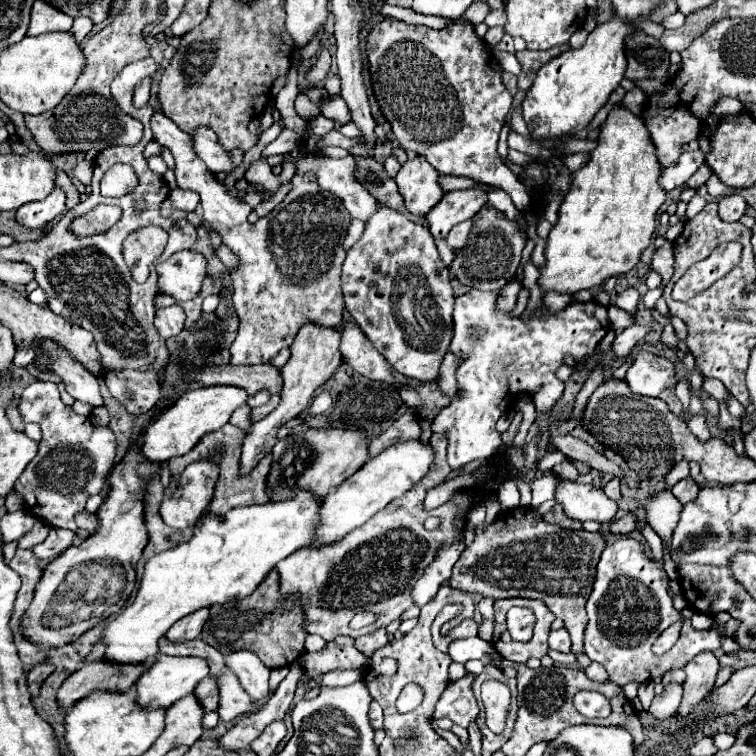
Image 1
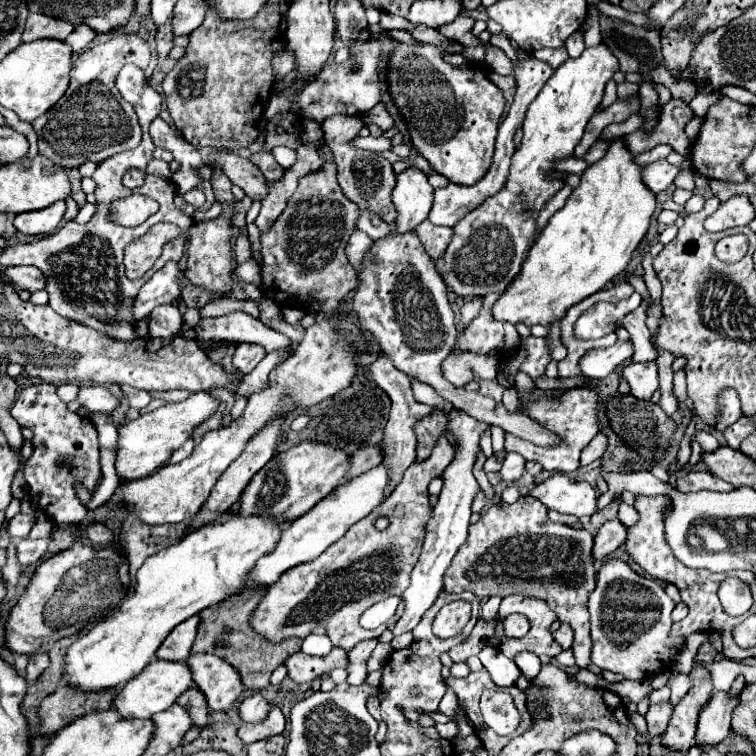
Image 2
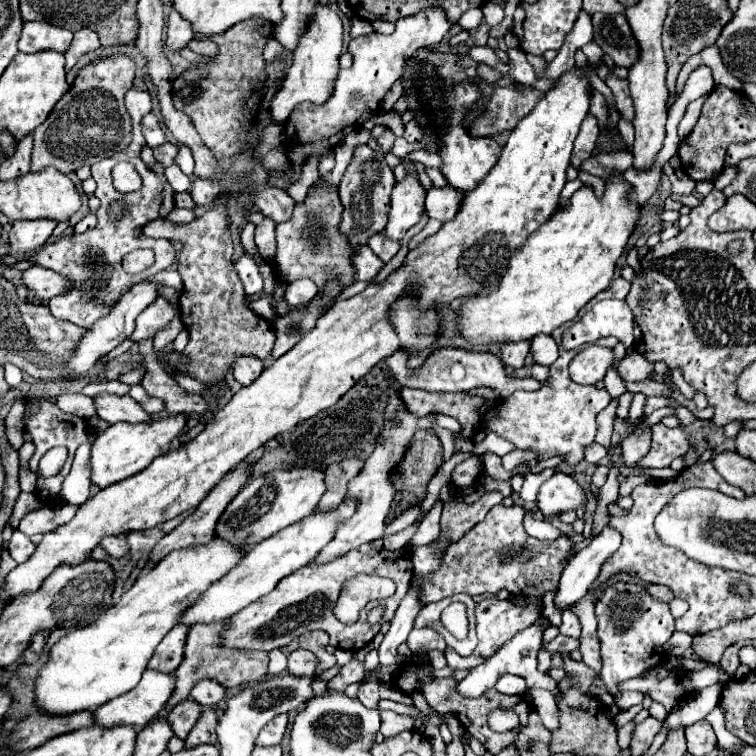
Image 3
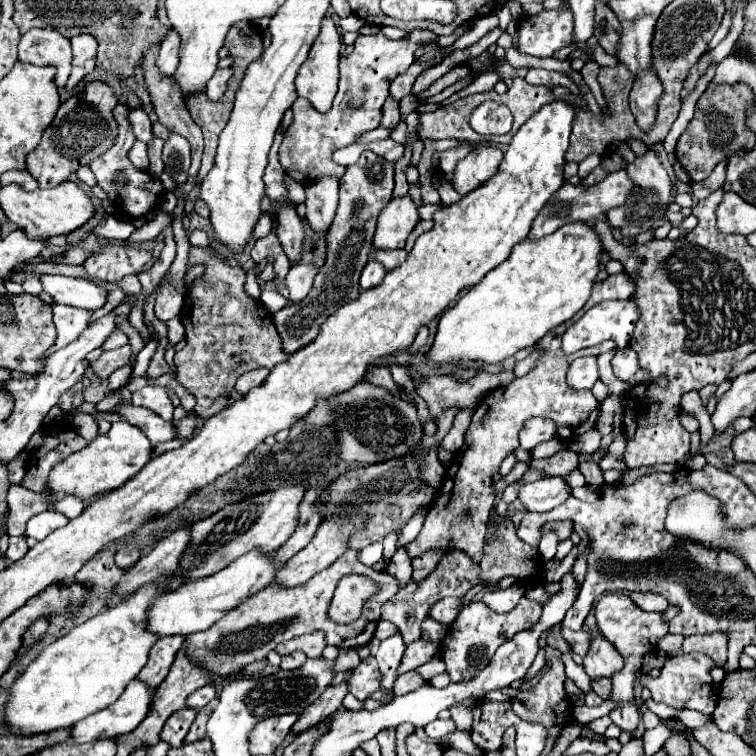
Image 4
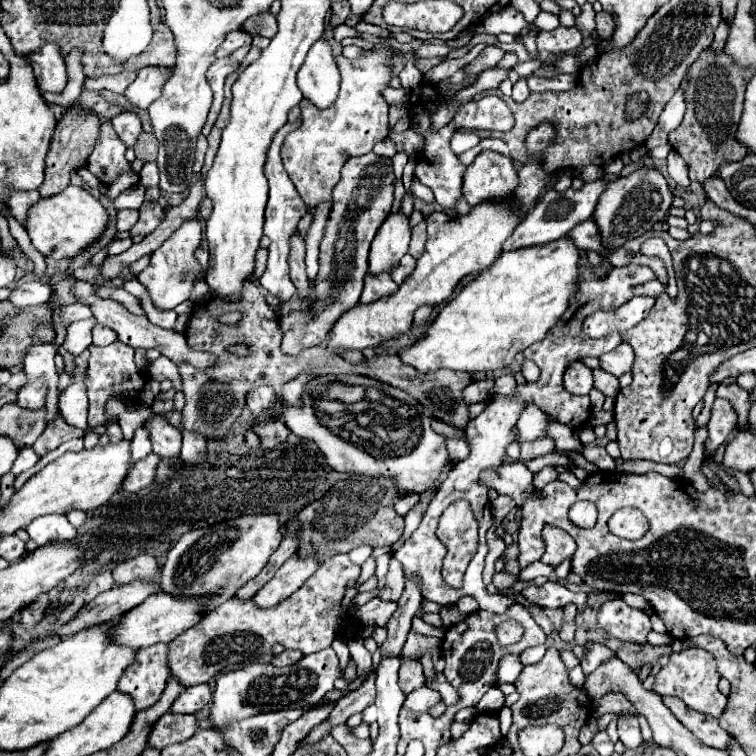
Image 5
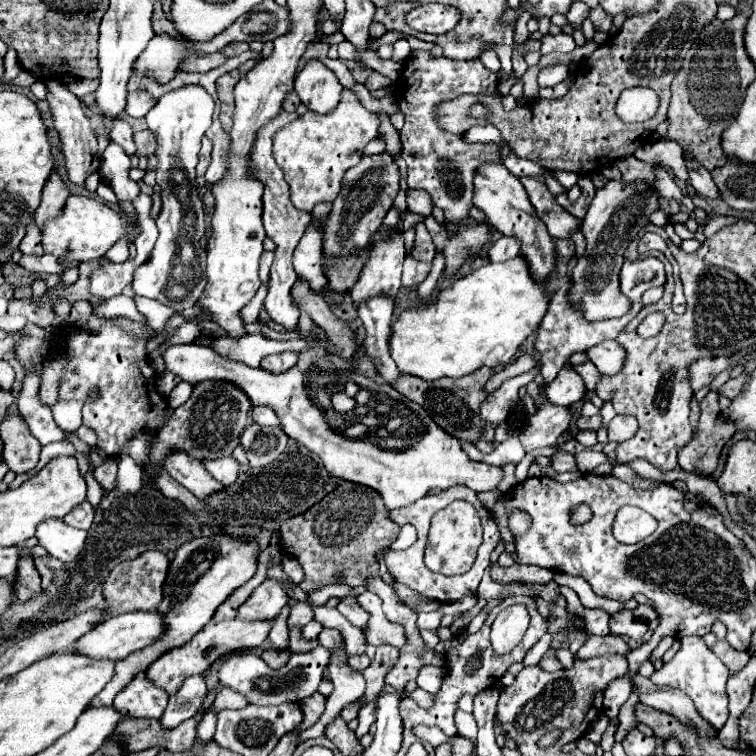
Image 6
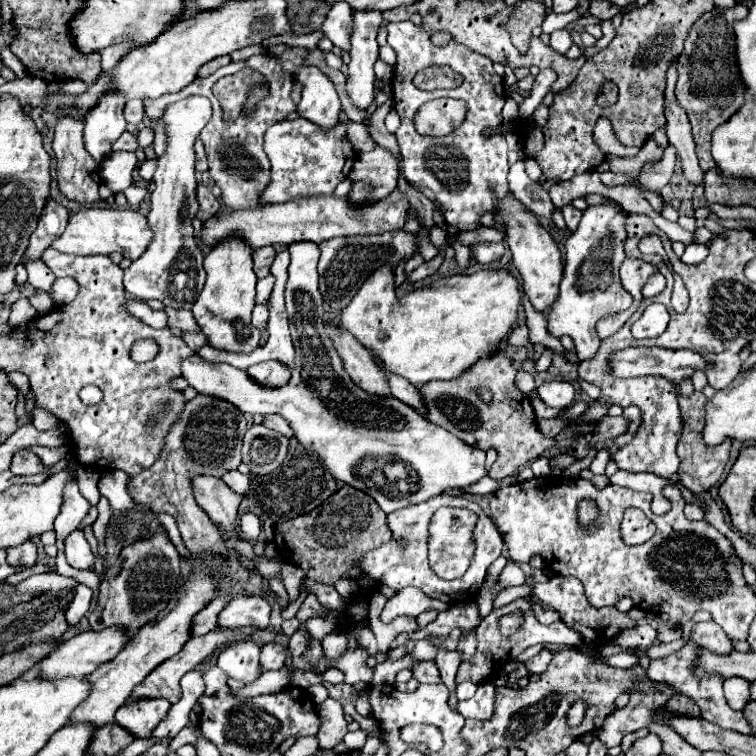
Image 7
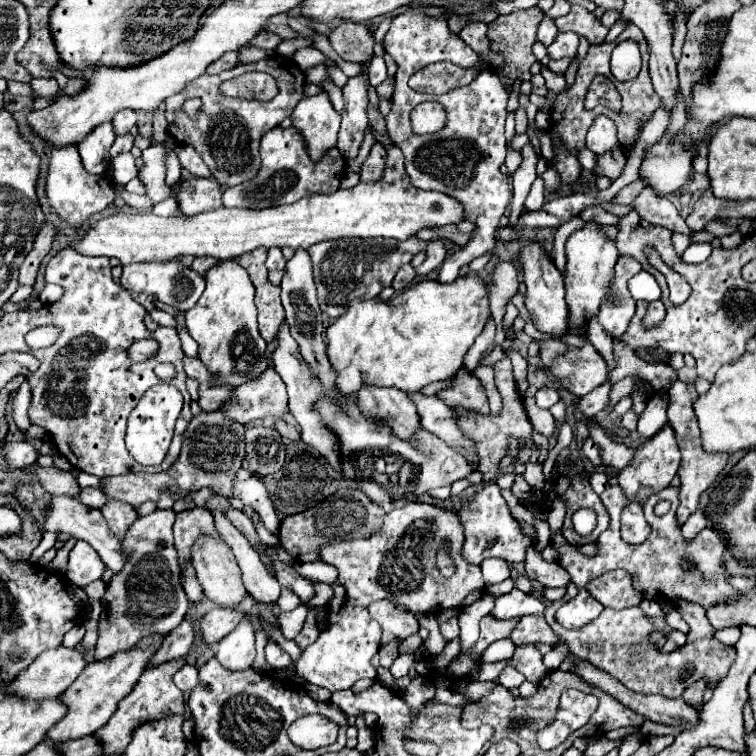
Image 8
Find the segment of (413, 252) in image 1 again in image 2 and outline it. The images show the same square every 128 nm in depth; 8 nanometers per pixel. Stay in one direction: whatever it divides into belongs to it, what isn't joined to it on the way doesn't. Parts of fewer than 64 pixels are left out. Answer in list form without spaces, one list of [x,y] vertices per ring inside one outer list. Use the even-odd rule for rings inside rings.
[[[392,232],[384,240],[374,242],[364,260],[364,270],[358,274],[358,288],[352,312],[356,314],[360,326],[374,336],[380,350],[392,358],[398,370],[402,370],[410,378],[418,378],[420,382],[430,384],[460,412],[490,426],[500,426],[504,432],[520,436],[532,444],[556,444],[556,436],[552,436],[552,432],[548,432],[546,428],[540,428],[540,424],[536,424],[528,416],[520,412],[508,412],[500,402],[492,400],[490,396],[456,388],[448,384],[448,380],[444,380],[440,364],[454,348],[458,338],[454,326],[454,312],[448,302],[446,284],[440,280],[440,274],[432,266],[430,256],[424,252],[414,232]]]

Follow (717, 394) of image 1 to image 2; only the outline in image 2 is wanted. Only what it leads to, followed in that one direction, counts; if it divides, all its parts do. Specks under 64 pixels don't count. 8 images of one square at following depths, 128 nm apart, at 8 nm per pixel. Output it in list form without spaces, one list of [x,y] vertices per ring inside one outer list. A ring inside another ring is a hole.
[[[724,390],[720,394],[718,402],[720,402],[720,422],[716,424],[715,428],[723,432],[730,424],[734,424],[742,416],[741,403],[736,390]]]

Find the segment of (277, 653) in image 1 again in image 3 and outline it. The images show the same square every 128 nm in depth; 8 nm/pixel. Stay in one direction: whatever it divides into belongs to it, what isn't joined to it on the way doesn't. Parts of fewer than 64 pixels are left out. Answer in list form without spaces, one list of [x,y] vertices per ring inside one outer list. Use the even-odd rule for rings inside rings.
[[[224,622],[220,624],[196,624],[190,628],[188,632],[188,640],[186,640],[186,648],[184,648],[184,660],[182,664],[174,670],[176,676],[176,686],[174,692],[170,696],[170,700],[166,702],[164,710],[158,714],[158,720],[166,720],[168,712],[184,702],[192,690],[192,686],[204,678],[210,678],[216,682],[220,682],[224,688],[238,688],[238,686],[248,686],[248,684],[258,684],[260,680],[266,678],[268,672],[268,654],[266,652],[236,652],[236,650],[228,650],[228,648],[220,648],[218,638],[220,632],[224,630]]]

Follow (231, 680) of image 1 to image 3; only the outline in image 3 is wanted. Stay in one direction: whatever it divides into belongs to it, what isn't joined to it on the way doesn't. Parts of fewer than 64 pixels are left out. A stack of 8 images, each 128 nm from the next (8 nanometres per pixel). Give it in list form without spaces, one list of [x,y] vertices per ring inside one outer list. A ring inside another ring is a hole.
[[[202,680],[200,684],[196,684],[190,692],[192,700],[196,700],[200,706],[204,708],[210,708],[210,706],[216,706],[226,694],[226,688],[216,684],[214,680]]]

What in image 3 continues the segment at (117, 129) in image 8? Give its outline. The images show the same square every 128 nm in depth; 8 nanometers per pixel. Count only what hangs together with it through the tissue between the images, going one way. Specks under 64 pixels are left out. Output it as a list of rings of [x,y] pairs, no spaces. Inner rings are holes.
[[[170,12],[168,16],[168,28],[166,28],[166,46],[174,52],[180,52],[186,48],[186,44],[194,38],[192,28],[186,24],[186,20],[178,12]]]

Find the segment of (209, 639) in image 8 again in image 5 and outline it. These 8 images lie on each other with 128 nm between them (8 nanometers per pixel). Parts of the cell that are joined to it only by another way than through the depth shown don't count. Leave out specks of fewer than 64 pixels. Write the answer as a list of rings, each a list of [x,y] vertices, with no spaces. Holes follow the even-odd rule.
[[[314,556],[308,558],[296,558],[296,560],[286,560],[280,570],[274,574],[272,580],[266,582],[266,586],[252,598],[256,606],[260,608],[272,608],[292,596],[302,584],[316,572],[318,562]]]

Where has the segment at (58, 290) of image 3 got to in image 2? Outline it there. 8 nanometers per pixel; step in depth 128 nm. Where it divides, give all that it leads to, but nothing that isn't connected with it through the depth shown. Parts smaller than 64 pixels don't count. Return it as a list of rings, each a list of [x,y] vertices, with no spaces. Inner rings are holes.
[[[34,266],[6,268],[4,274],[12,280],[12,284],[16,284],[18,288],[28,290],[28,292],[36,292],[36,290],[44,290],[46,288],[46,276]]]

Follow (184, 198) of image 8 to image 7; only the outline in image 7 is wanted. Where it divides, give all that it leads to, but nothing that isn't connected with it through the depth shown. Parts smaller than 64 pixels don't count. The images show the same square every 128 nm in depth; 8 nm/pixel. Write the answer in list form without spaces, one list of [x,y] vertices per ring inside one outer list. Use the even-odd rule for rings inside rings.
[[[198,184],[196,188],[196,198],[198,198],[198,212],[196,212],[196,218],[198,220],[208,220],[208,216],[214,216],[222,204],[218,202],[218,198],[212,194],[212,188],[206,186],[206,184]]]

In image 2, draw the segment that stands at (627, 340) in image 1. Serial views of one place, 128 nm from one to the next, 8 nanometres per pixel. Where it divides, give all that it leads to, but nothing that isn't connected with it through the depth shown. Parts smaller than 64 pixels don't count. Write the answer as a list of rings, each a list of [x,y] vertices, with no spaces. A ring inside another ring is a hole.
[[[618,340],[610,348],[592,348],[578,362],[580,374],[584,378],[606,378],[610,372],[614,372],[614,368],[618,364],[622,364],[626,358],[630,358],[632,352],[634,352],[634,348],[632,348],[630,340],[628,342]]]

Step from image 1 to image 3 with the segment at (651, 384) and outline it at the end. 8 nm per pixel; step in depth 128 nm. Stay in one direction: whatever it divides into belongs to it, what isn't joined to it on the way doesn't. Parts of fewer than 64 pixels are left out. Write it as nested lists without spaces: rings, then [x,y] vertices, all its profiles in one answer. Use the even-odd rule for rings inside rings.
[[[638,352],[622,358],[620,364],[618,364],[618,374],[626,382],[644,380],[644,378],[648,378],[652,374],[652,370],[654,370],[654,366],[648,364],[648,360],[644,360],[644,356],[640,356]],[[636,393],[631,403],[628,419],[630,421],[637,421],[644,415],[643,409],[646,403],[646,396],[642,393]]]

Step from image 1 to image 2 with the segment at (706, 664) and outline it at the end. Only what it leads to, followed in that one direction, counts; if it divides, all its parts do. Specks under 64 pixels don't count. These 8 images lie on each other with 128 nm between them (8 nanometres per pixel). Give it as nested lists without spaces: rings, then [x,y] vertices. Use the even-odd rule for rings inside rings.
[[[696,664],[690,672],[690,678],[694,680],[694,686],[674,708],[662,738],[662,746],[670,750],[688,750],[692,746],[692,736],[696,734],[696,716],[700,714],[700,706],[710,698],[710,692],[714,690],[706,668]]]

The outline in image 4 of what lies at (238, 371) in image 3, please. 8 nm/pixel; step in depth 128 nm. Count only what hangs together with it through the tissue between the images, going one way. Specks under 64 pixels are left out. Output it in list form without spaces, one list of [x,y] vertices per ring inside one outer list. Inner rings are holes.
[[[258,368],[256,372],[248,372],[248,374],[244,374],[244,376],[240,376],[240,380],[236,382],[236,392],[238,394],[246,394],[250,388],[256,388],[256,386],[260,386],[264,380],[266,380],[266,376],[270,374],[270,370],[264,370],[264,368]]]

